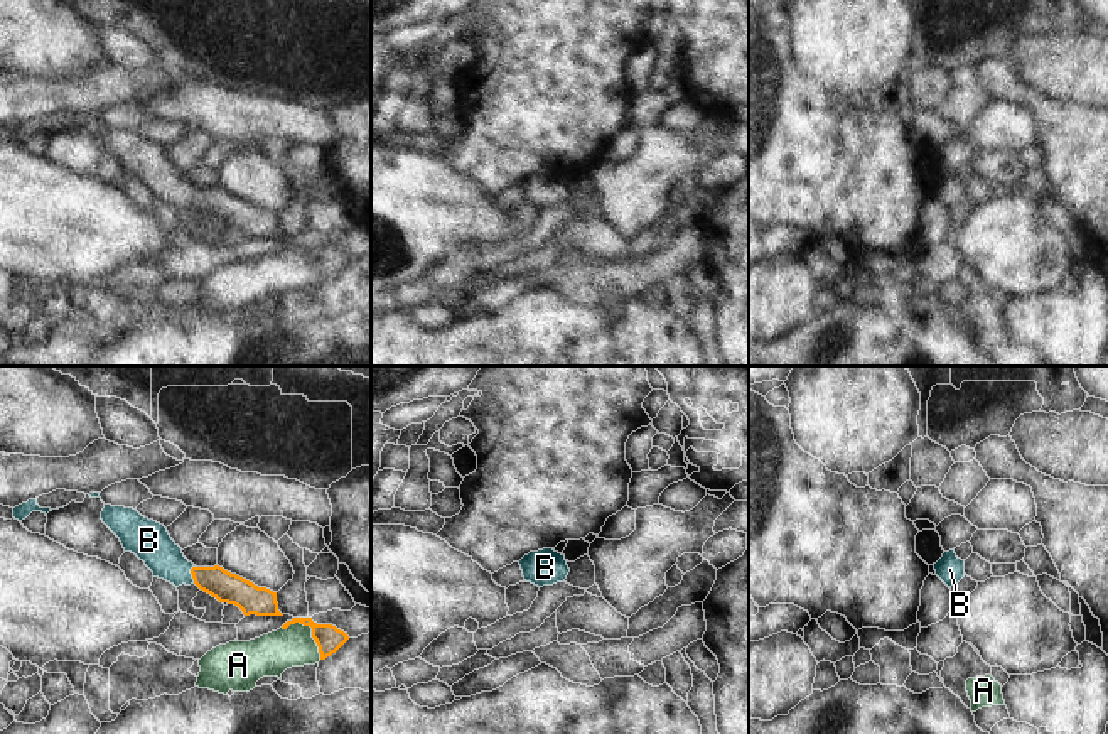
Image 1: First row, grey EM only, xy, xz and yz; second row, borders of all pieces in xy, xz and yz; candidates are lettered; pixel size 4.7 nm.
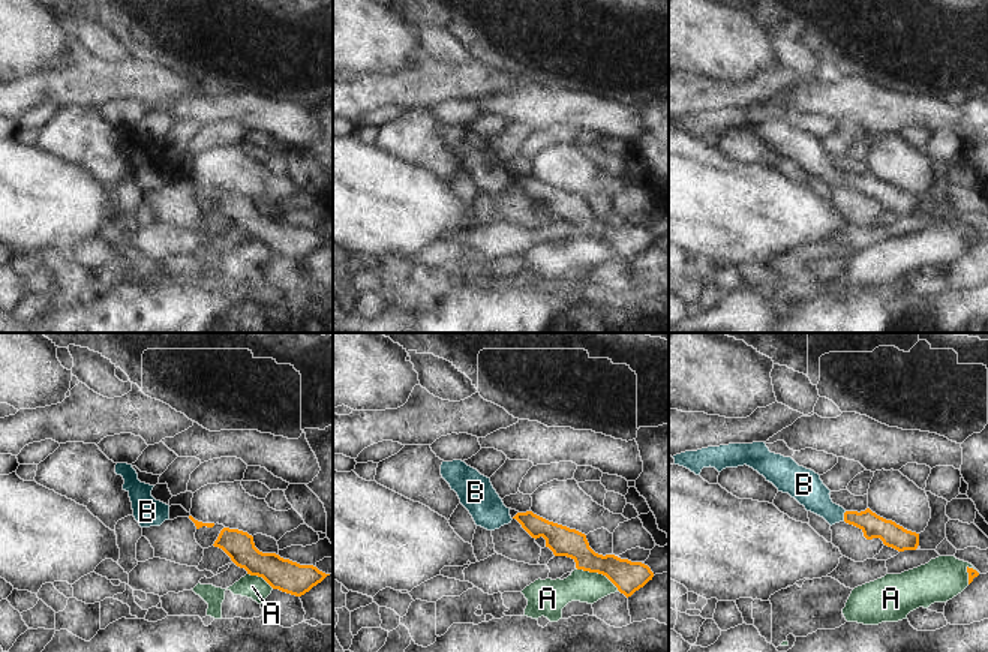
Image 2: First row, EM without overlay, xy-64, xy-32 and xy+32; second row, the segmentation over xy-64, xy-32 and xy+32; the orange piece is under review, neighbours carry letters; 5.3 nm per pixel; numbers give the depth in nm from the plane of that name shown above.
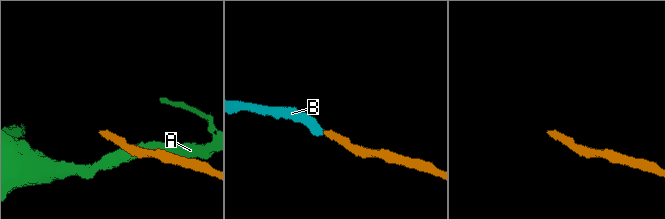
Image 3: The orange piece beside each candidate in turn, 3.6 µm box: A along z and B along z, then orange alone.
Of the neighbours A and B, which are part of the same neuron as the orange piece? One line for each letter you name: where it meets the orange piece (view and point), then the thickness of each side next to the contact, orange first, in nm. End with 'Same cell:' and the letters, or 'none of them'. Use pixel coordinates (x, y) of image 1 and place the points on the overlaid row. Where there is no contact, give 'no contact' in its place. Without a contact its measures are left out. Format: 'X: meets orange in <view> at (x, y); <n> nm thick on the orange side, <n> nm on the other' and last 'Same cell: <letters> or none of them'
B: meets orange in xy at (191, 572); 140 nm thick on the orange side, 190 nm on the other
Same cell: B

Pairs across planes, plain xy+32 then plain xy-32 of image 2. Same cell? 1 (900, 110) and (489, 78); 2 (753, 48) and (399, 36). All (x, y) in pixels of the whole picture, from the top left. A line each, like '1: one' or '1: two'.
1: two
2: one

